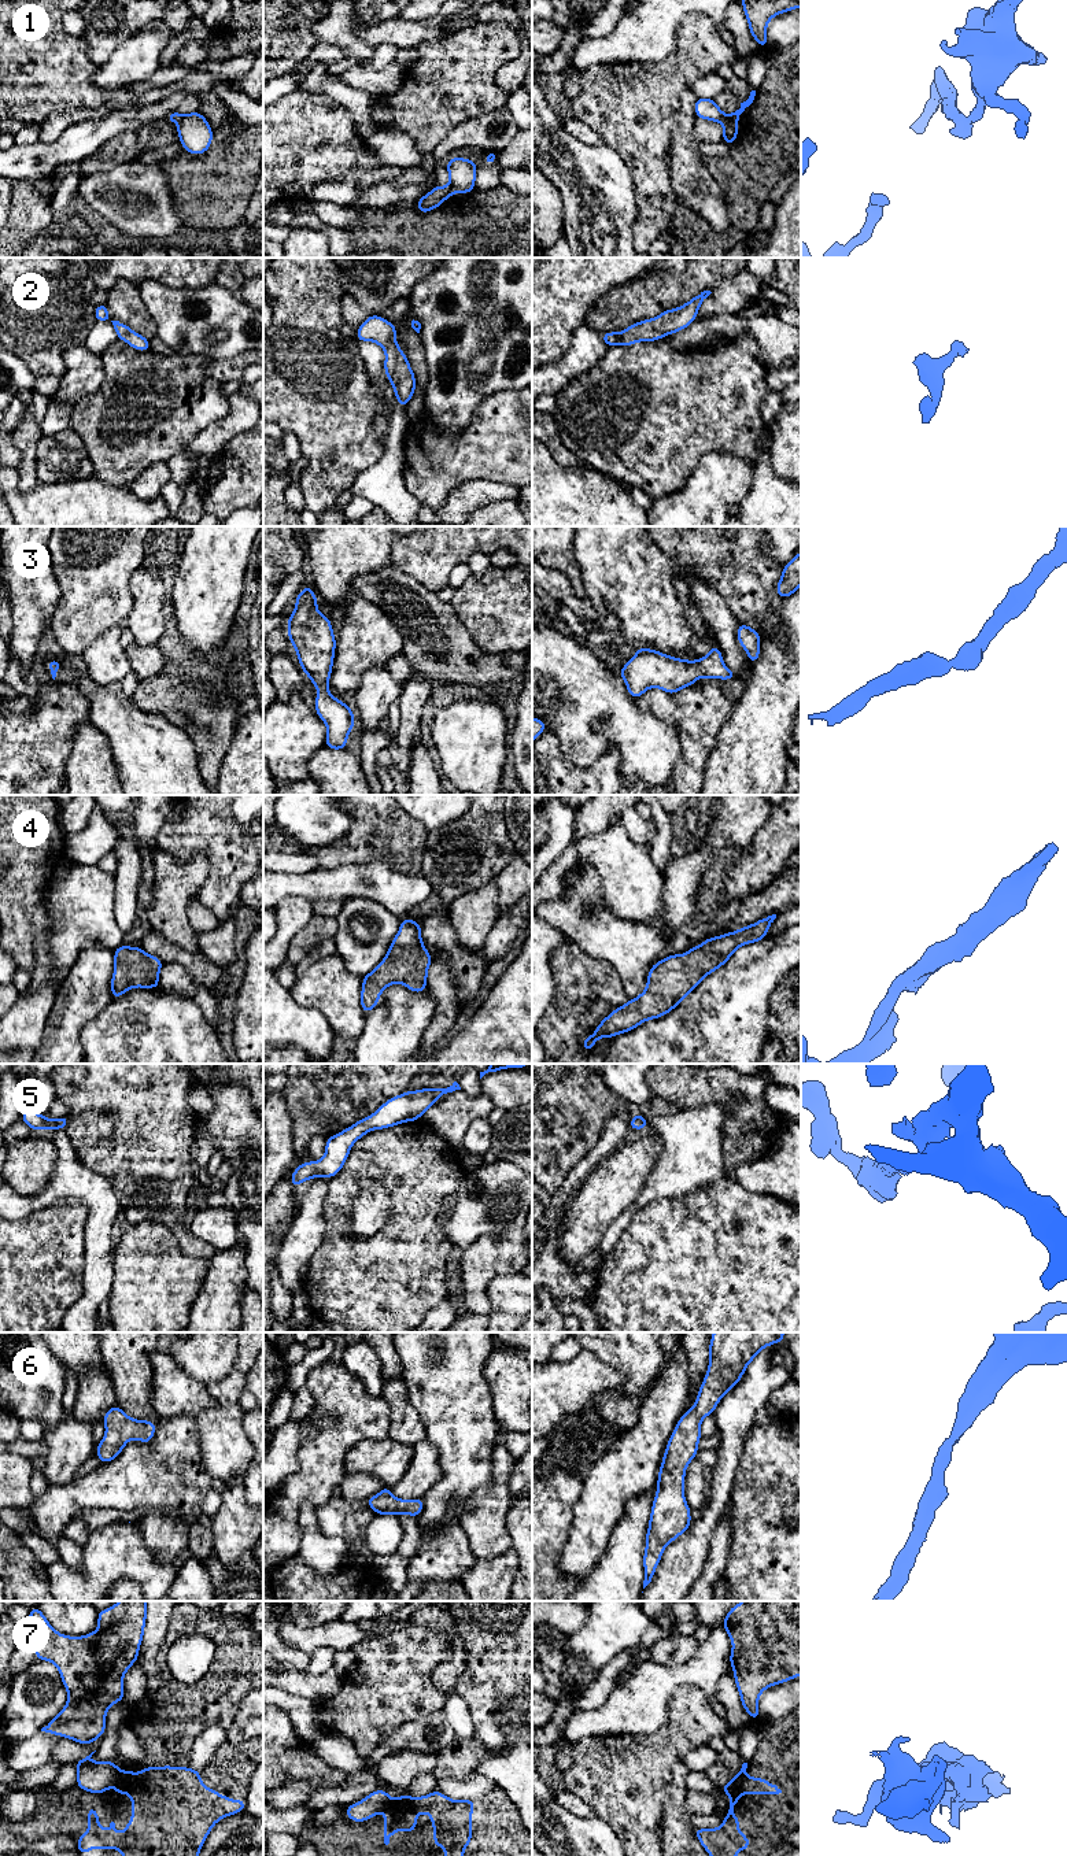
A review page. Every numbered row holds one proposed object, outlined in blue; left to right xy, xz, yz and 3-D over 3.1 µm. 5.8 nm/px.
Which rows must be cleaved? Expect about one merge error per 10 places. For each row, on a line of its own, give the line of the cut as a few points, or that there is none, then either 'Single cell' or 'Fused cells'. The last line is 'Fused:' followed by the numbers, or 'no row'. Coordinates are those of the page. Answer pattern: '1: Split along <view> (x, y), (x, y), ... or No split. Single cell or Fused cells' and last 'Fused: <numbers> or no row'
1: Split along yz (727, 115), (735, 122). Fused cells
2: No split. Single cell
3: No split. Single cell
4: No split. Single cell
5: No split. Single cell
6: No split. Single cell
7: Split along yz (745, 1774), (737, 1781), (728, 1795). Fused cells
Fused: 1, 7

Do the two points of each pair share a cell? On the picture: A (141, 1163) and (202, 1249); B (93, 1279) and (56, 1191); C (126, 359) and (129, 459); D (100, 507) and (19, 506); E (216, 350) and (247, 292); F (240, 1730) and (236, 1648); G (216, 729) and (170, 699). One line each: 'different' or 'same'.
A: same
B: same
C: same
D: same
E: different
F: different
G: same

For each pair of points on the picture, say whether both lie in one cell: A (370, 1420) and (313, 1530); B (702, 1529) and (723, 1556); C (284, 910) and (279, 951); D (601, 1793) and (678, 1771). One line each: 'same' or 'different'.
A: different
B: different
C: same
D: different

